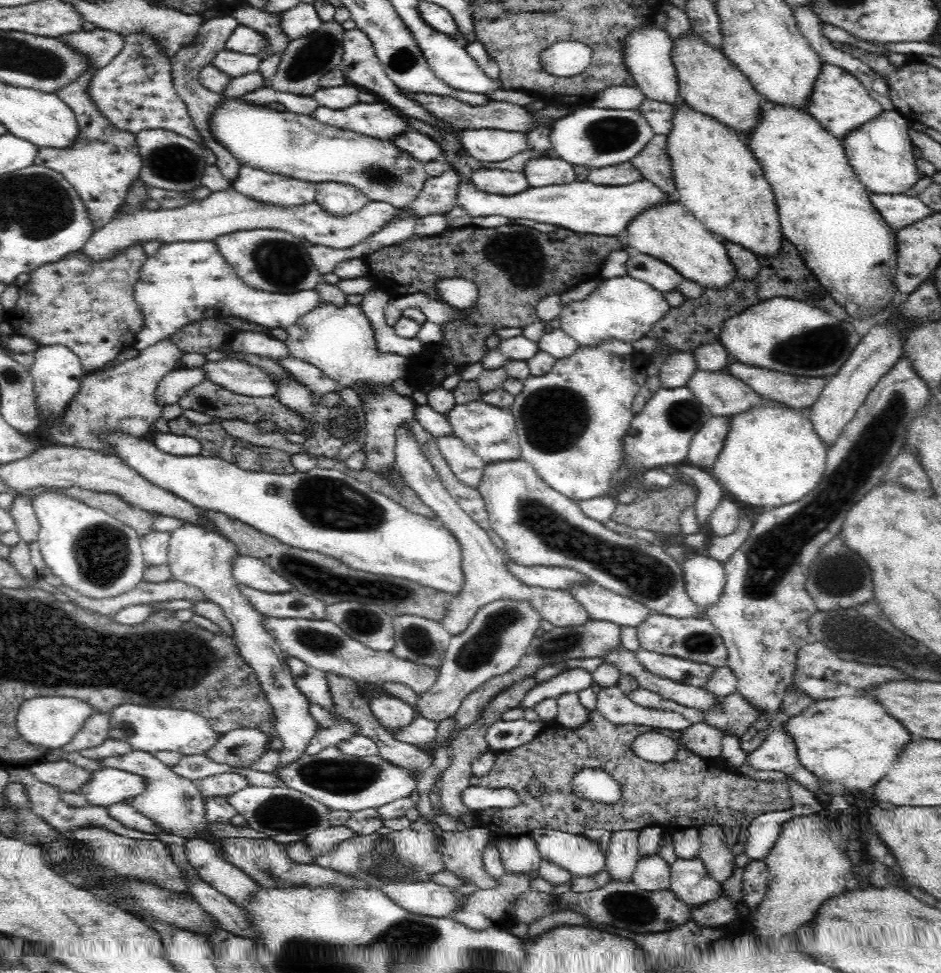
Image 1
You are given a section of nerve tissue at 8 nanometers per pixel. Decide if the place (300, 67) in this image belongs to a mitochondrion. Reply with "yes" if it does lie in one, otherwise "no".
yes

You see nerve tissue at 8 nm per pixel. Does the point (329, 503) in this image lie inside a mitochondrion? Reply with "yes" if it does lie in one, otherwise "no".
yes

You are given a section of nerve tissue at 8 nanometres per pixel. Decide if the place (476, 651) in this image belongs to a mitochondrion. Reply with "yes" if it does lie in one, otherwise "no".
yes

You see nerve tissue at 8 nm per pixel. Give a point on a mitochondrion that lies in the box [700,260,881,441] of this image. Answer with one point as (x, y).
(819, 351)

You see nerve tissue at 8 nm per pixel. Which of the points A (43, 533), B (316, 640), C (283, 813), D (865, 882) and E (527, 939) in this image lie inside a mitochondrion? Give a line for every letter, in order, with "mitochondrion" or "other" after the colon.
A: other
B: mitochondrion
C: mitochondrion
D: other
E: other

